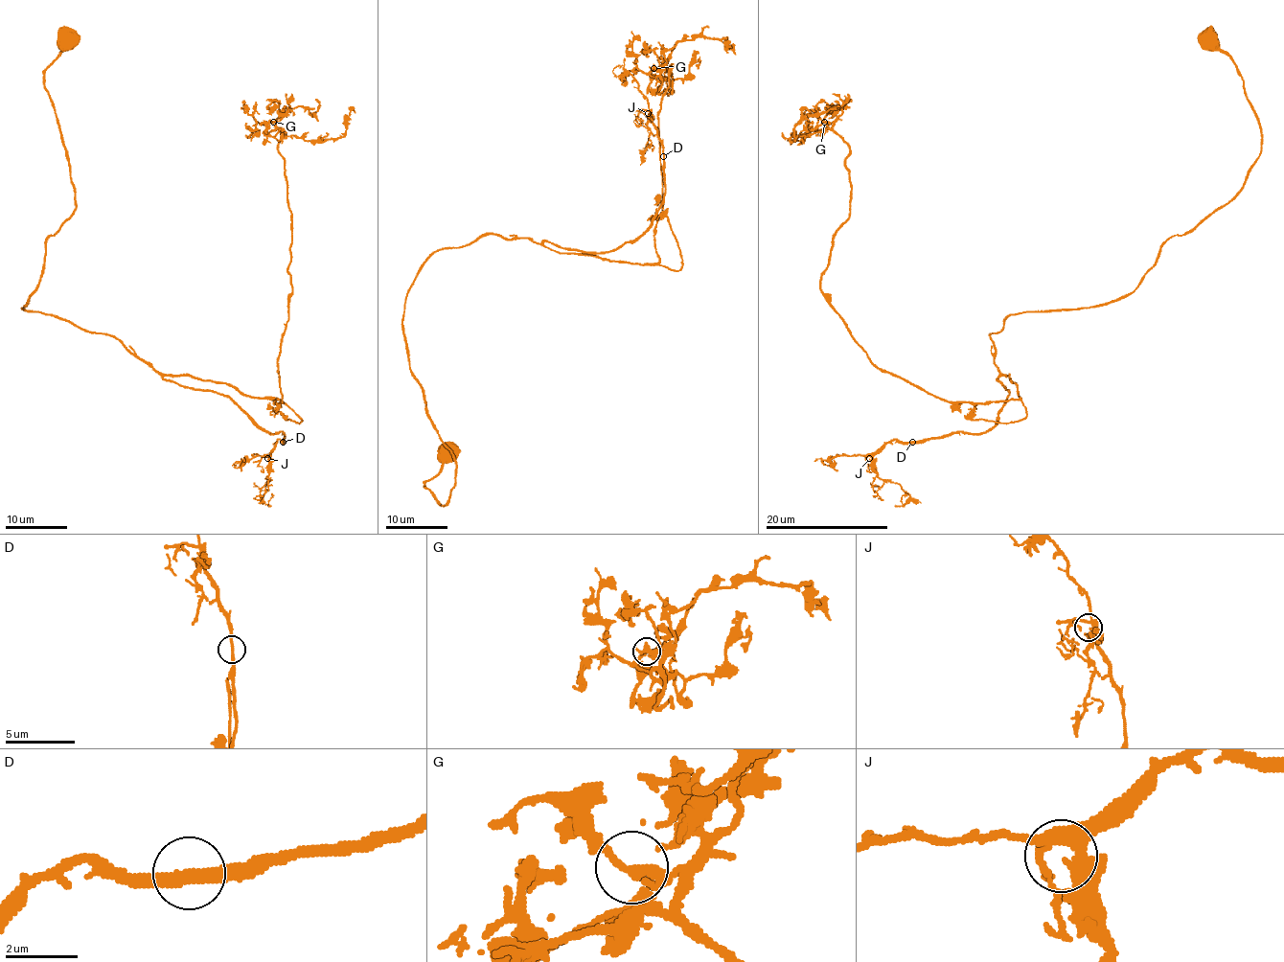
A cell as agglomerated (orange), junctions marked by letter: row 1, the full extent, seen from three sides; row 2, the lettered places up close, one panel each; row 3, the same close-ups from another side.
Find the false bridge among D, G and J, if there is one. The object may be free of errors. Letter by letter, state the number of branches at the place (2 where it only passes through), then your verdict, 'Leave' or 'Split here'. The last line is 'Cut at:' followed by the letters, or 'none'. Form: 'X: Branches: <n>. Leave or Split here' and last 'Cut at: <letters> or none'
D: Branches: 2. Leave
G: Branches: 2. Leave
J: Branches: 2. Leave
Cut at: none

